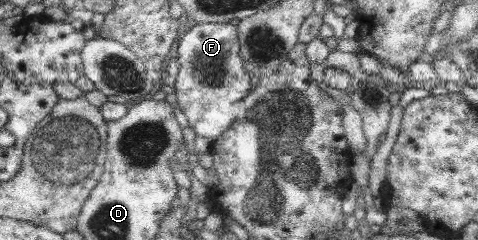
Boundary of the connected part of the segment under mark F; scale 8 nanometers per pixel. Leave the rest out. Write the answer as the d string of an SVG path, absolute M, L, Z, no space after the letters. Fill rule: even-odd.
M203 23L188 26L176 52L180 63L174 88L180 109L196 135L216 140L236 121L237 102L245 99L251 87L251 74L241 55L240 28L230 23Z

